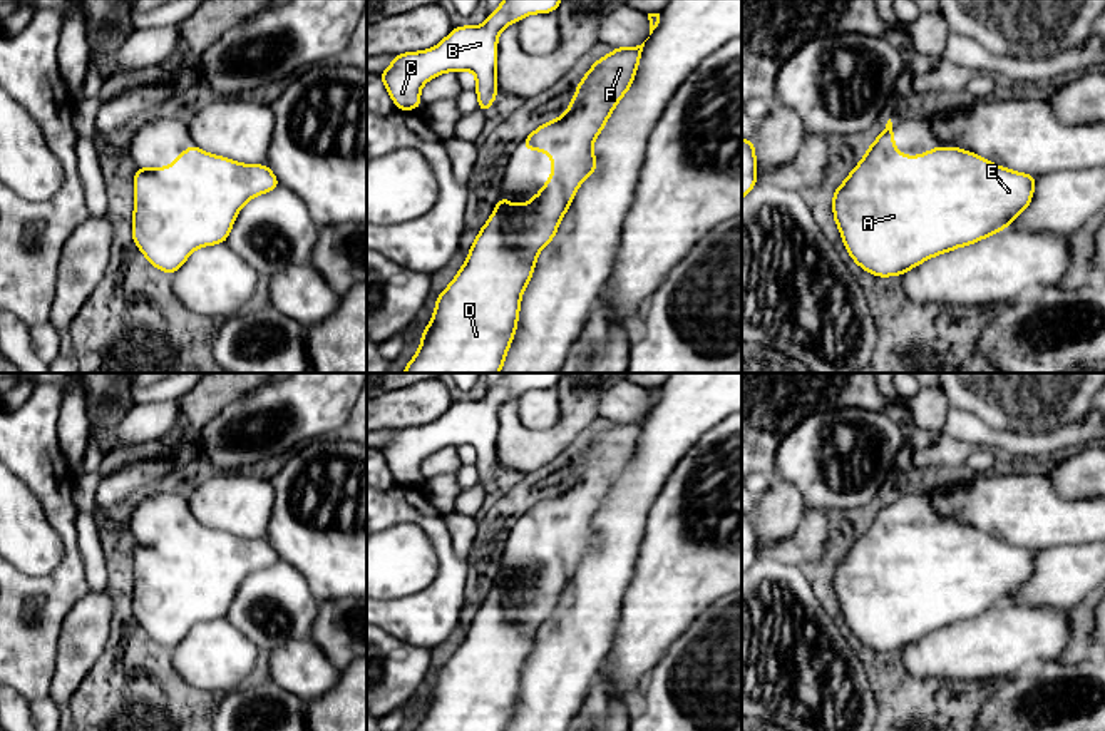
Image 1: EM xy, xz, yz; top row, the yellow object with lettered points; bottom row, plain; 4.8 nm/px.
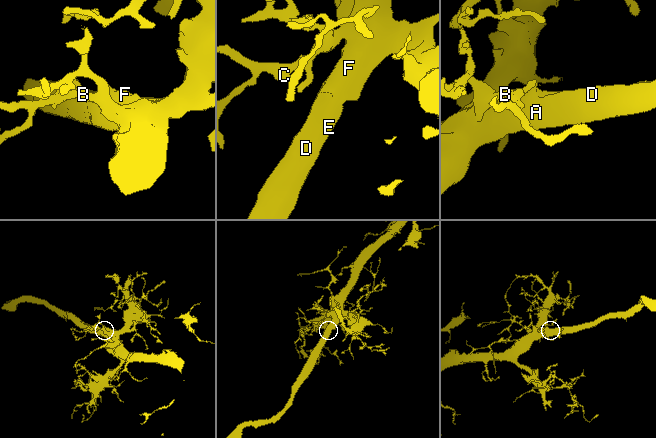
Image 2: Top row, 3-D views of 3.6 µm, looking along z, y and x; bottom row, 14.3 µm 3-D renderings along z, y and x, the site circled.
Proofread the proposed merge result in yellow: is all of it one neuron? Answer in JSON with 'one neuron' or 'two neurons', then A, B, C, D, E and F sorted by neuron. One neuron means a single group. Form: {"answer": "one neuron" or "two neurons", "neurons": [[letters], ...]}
{"answer": "one neuron", "neurons": [["A", "B", "C", "D", "E", "F"]]}

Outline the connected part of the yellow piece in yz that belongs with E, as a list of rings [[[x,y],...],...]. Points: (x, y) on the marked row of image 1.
[[[889,119],[862,161],[834,191],[834,221],[857,266],[879,278],[901,276],[929,258],[1006,229],[1030,206],[1035,182],[1036,176],[996,166],[954,146],[902,156],[894,146]]]

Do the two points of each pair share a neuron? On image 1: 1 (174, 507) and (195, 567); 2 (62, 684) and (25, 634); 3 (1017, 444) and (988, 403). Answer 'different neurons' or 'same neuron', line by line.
1: same neuron
2: different neurons
3: different neurons

